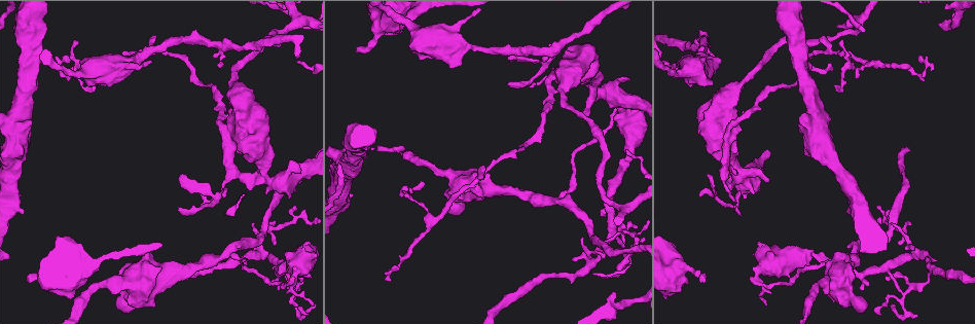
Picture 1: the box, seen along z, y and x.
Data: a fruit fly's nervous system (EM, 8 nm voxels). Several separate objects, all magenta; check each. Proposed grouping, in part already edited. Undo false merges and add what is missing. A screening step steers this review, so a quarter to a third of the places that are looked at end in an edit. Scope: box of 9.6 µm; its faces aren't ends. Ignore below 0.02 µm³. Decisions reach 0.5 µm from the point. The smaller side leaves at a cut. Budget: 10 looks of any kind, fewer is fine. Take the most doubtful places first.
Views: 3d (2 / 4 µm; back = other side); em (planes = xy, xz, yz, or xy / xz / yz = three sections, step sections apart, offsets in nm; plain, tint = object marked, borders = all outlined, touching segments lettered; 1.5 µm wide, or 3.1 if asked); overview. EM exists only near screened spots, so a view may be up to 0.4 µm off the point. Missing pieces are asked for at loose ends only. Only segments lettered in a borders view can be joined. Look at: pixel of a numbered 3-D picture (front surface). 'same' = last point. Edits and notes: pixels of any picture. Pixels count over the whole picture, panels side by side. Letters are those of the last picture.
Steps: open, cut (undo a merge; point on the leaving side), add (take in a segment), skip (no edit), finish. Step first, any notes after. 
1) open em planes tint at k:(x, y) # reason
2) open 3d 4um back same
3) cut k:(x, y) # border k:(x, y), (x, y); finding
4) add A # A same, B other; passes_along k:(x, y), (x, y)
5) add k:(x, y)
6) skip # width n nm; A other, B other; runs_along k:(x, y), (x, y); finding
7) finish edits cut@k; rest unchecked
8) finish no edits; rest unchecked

open em planes plain at 1:(734, 88) # calibre changes

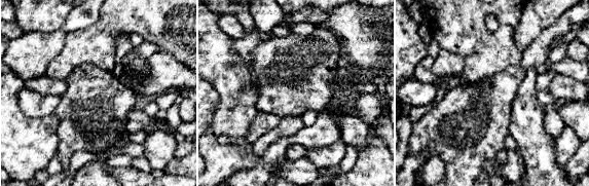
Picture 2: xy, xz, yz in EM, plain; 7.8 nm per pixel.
open em planes borders same # see the neighbours

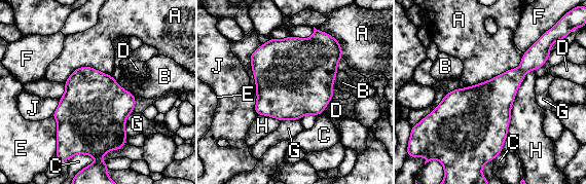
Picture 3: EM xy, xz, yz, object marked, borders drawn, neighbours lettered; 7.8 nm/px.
skip # A other, B other, C other, D other, E other, F other, G other, H other, J other; border 3:(332, 99), (321, 114); continuous, no second neuron

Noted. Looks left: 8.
open em yz step 8 tint at 1:(594, 91) # touches itself

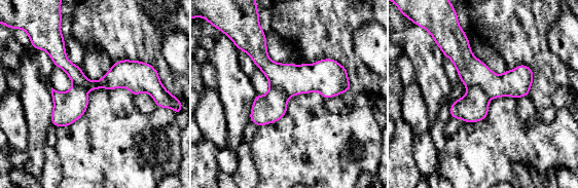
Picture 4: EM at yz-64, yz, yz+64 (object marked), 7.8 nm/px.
open em planes borders same # another direction

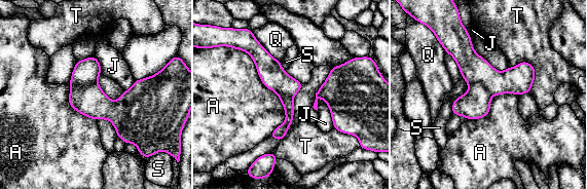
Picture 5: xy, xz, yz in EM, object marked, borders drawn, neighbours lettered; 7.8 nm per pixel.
cut 5:(90, 101) # longest_contact A 750 nm; A other, J other, Q other, S other, T other; border 5:(96, 81), (89, 84), (71, 85); two neurons meet here

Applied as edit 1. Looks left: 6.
open overview # see it whole again

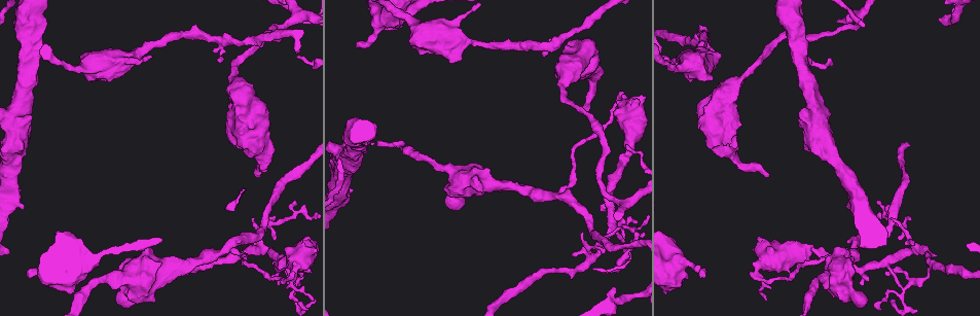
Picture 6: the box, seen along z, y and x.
open 3d 2um at 6:(286, 280) # touches itself

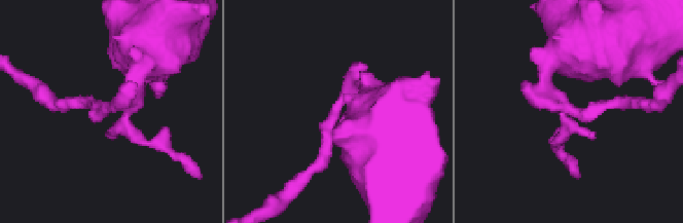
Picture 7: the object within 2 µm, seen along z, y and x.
open em yz step 8 tint at 7:(338, 112) # need the tissue

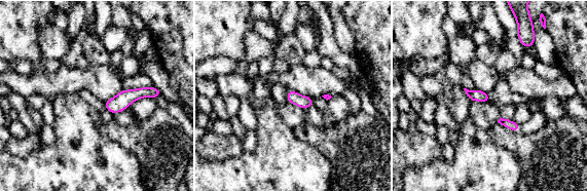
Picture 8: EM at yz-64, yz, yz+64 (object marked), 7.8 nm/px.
open em planes borders same

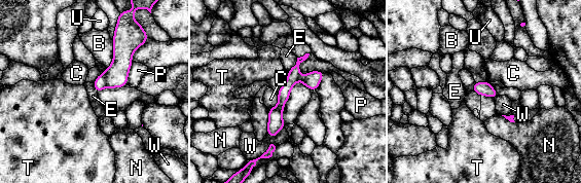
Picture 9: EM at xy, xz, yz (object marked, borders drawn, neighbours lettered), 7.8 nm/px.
cut 9:(100, 83) # B other, C other, E other, N other, P other, T other, U other, W other; part_leaving 9:(299, 60), (276, 113), (271, 135); a second neuron is stuck on

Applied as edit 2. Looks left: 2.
open overview # redraw

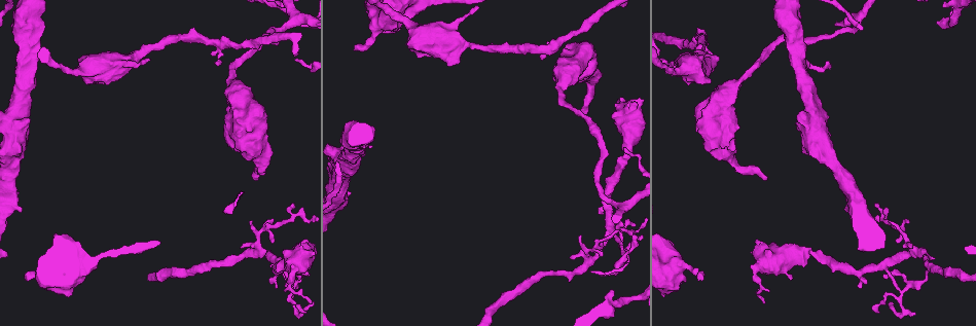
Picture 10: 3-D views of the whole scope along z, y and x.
open em planes borders at 10:(813, 253) # sudden change in width

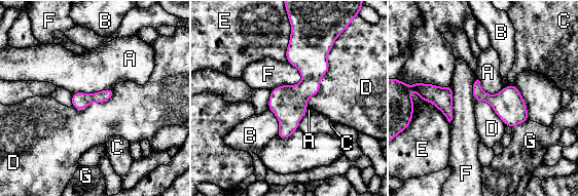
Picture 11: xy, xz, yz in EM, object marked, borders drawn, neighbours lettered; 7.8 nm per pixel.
skip # longest_contact D 550 nm; A other, B other, C other, D other, E other, F other, G other; continuous, no second neuron

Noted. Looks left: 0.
finish edits cut@5, cut@9; rest unchecked

